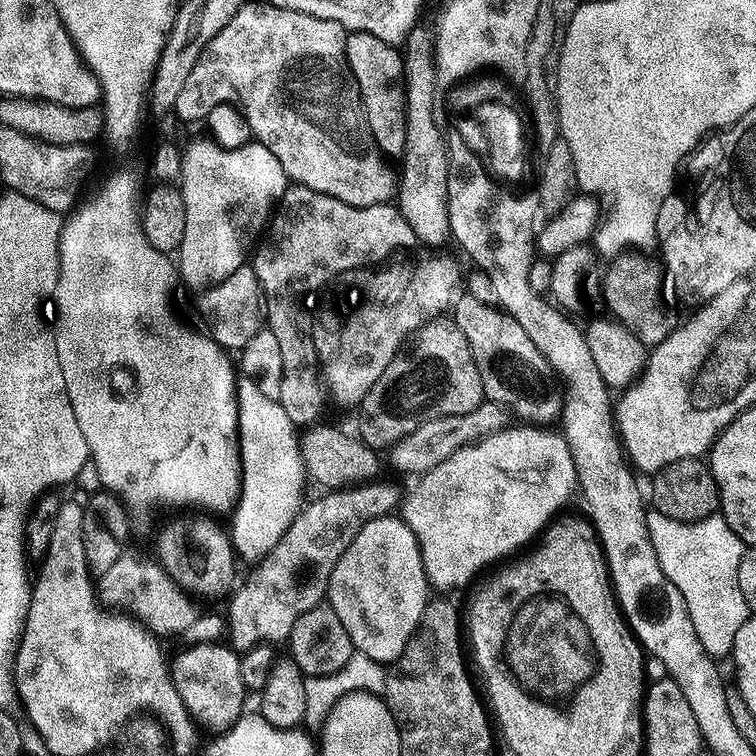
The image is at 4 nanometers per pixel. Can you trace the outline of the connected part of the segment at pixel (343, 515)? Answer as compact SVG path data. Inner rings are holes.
M380 479L357 483L343 490L325 491L322 494L325 496L312 501L309 499L301 507L294 522L290 522L290 530L282 534L282 542L278 542L278 546L274 546L274 550L270 550L270 554L266 554L263 560L249 571L253 572L245 578L244 585L242 580L227 601L229 604L228 612L226 611L226 640L237 653L246 653L259 644L283 645L287 641L290 630L294 630L294 622L298 622L298 618L302 618L306 610L314 610L319 604L325 603L330 574L334 574L334 566L338 558L346 550L346 546L354 542L358 530L362 530L362 526L366 526L366 522L374 518L395 513L401 503L402 492L399 492L390 481Z

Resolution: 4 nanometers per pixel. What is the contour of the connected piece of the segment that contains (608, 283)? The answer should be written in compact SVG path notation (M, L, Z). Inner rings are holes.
M620 254L608 268L608 273L603 273L602 288L604 284L604 300L608 303L608 308L613 317L638 337L645 346L655 346L667 338L670 331L668 316L664 313L664 304L660 301L660 276L662 280L662 268L659 263L651 260L648 254Z

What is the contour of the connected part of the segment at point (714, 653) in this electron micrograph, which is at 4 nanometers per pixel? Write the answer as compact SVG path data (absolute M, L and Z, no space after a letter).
M652 510L648 512L648 529L658 562L678 586L702 646L714 658L727 657L734 646L734 634L750 615L738 586L738 562L744 557L746 545L719 514L687 524Z

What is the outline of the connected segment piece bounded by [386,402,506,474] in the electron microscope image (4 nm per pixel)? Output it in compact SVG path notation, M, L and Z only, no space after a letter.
M485 402L470 410L470 414L450 414L446 418L430 418L430 422L422 422L418 430L406 434L397 444L387 449L388 464L400 472L416 472L415 474L434 470L434 466L438 466L438 462L446 462L446 458L450 458L454 450L465 448L467 444L474 444L483 436L499 432L506 424L504 415L506 416L506 409L503 404Z

